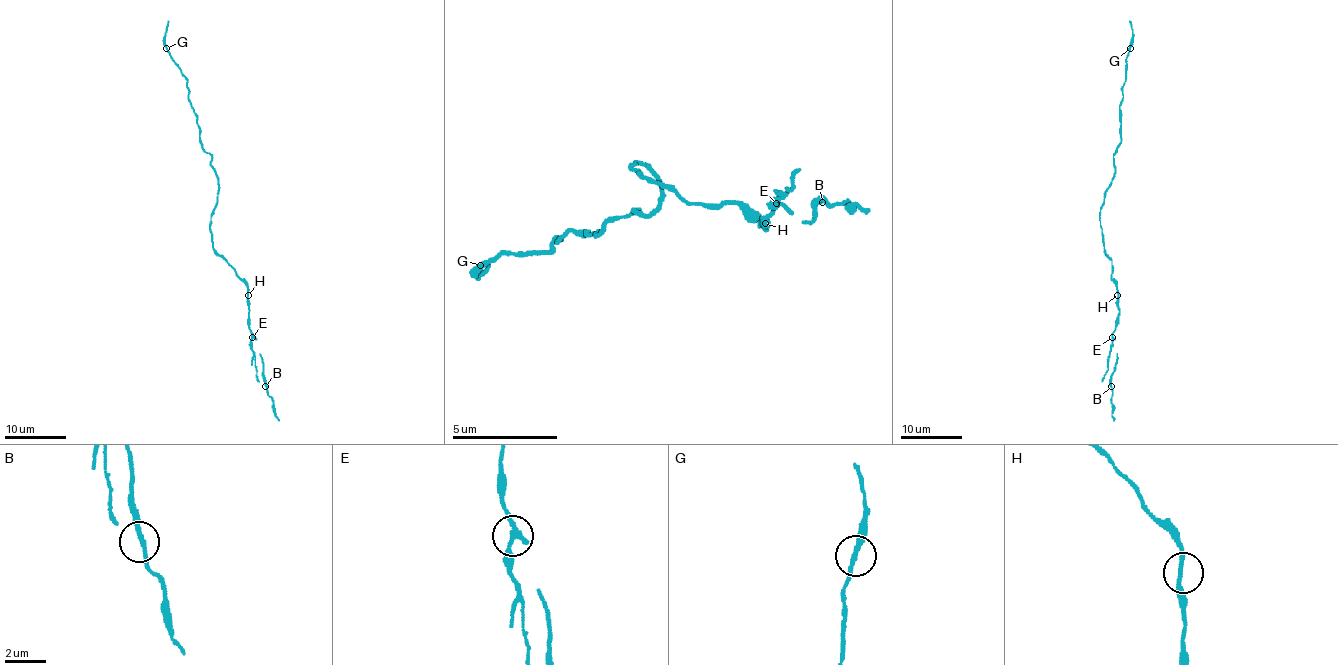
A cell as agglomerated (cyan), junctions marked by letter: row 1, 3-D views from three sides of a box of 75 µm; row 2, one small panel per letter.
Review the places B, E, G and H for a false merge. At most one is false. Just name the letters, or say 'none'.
E

